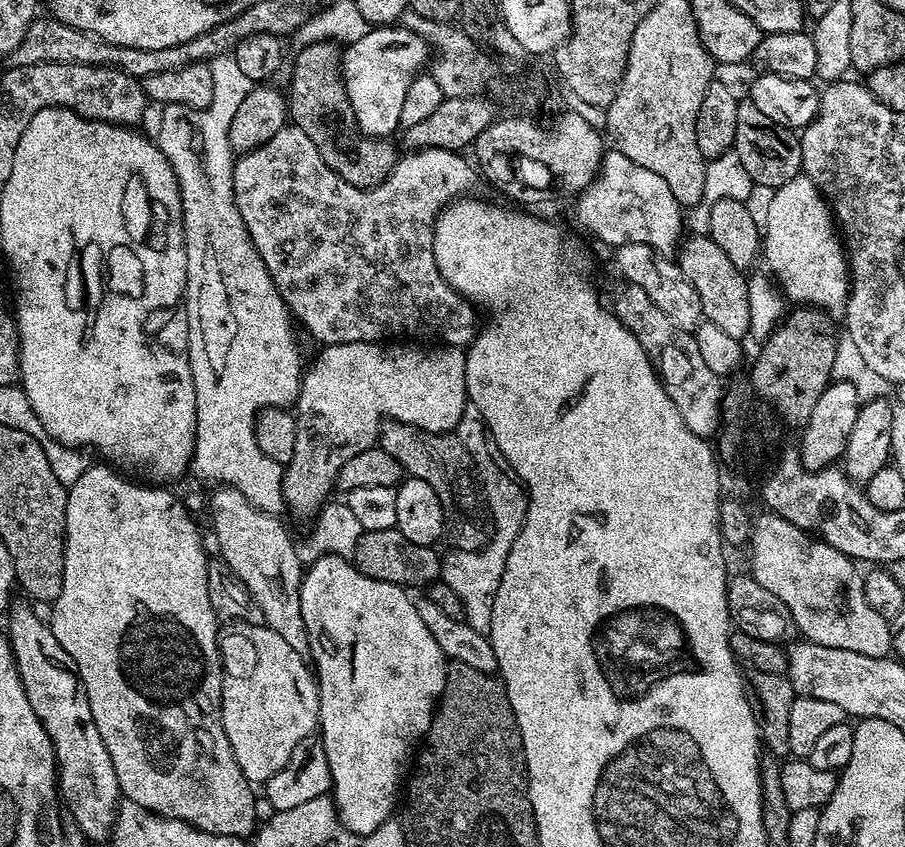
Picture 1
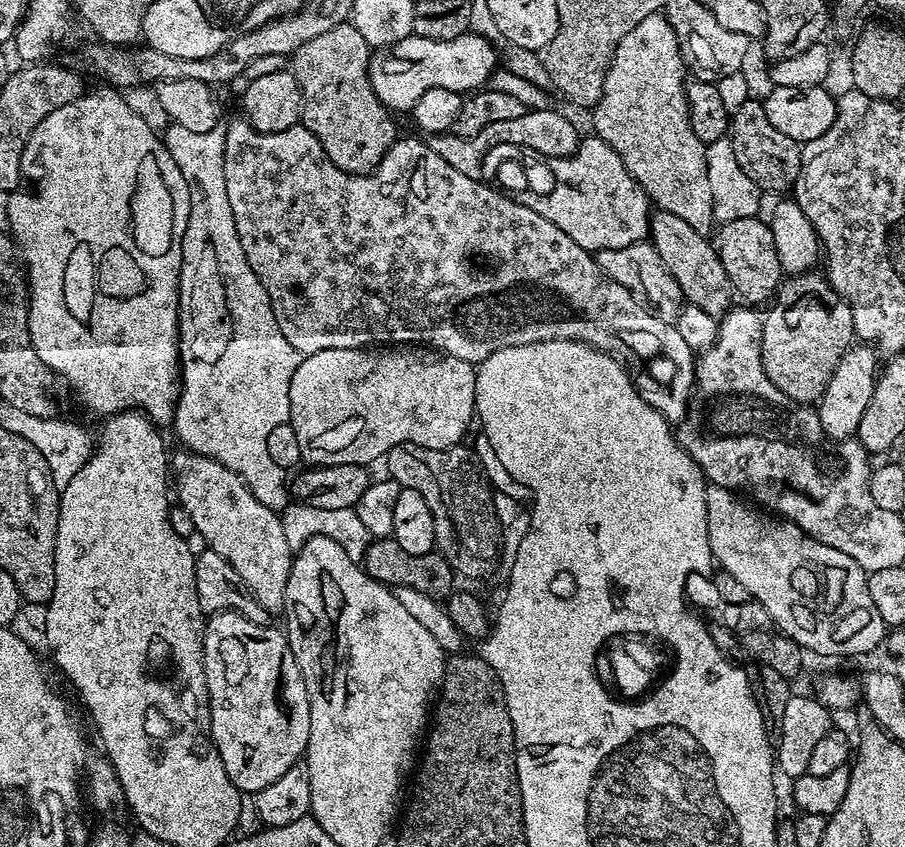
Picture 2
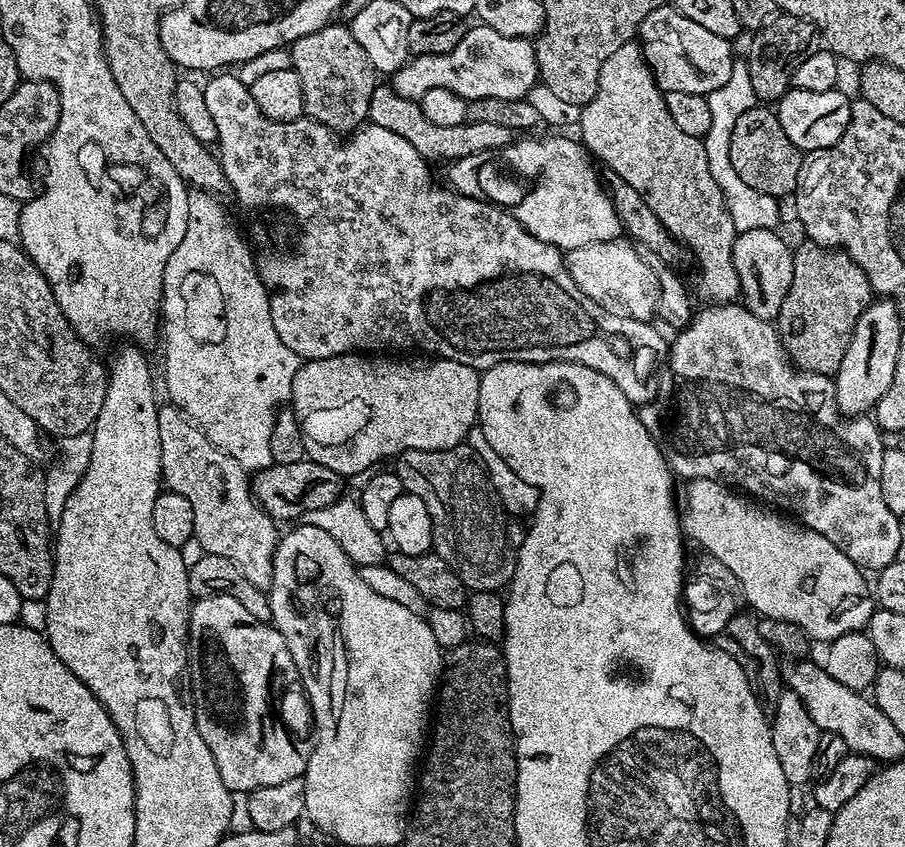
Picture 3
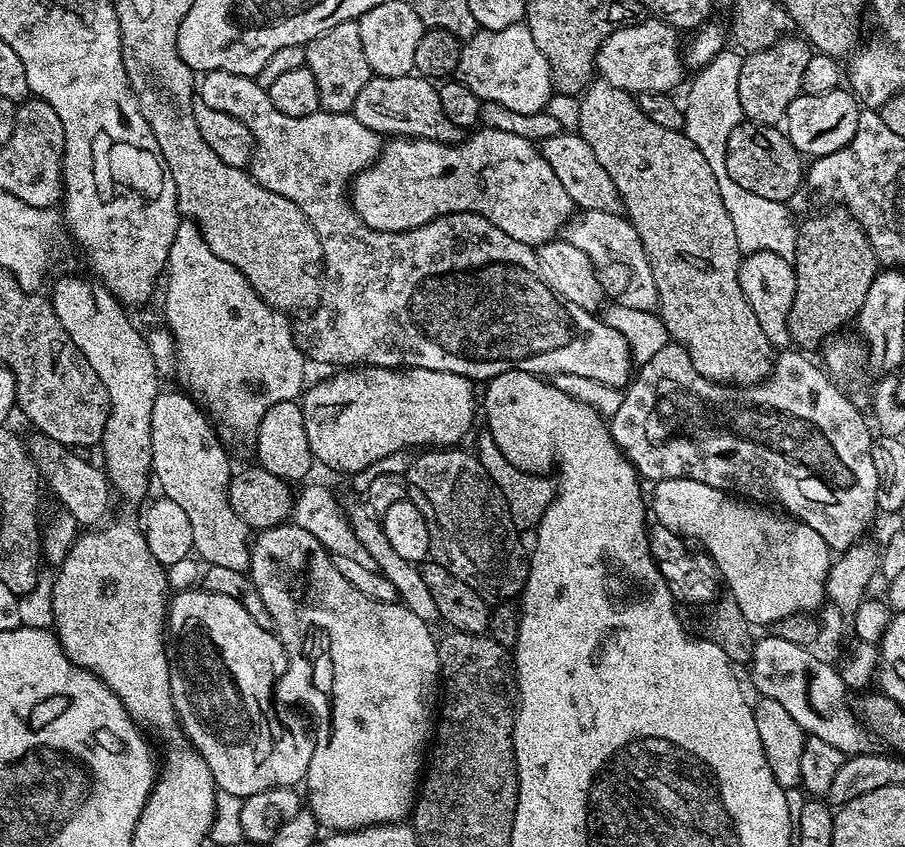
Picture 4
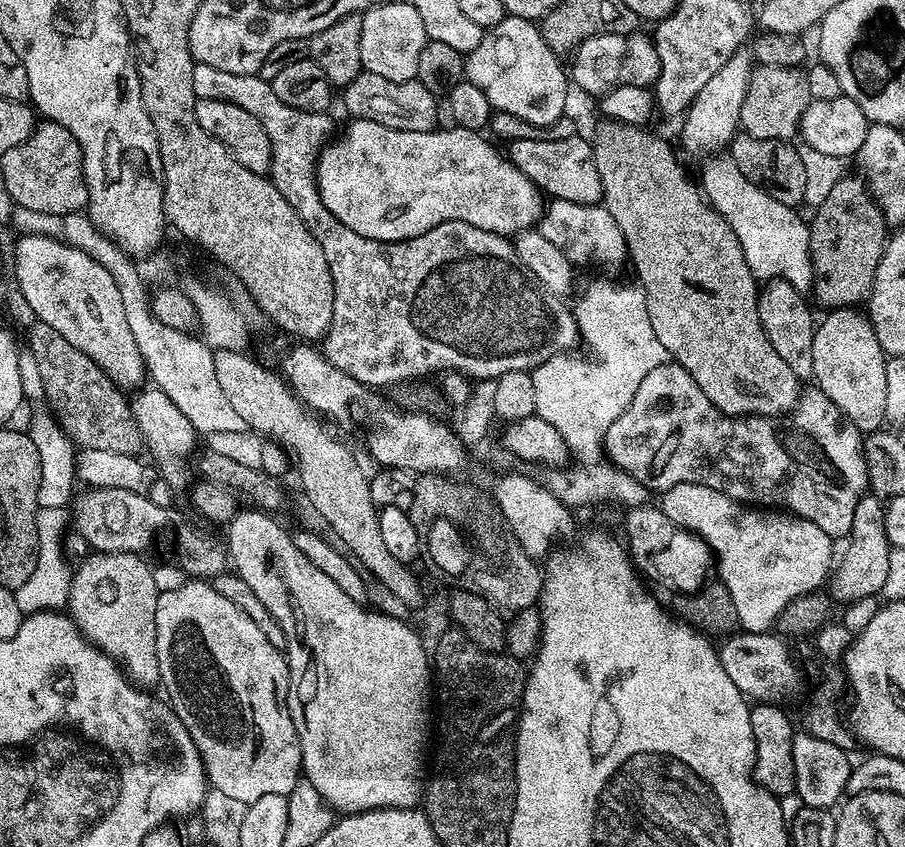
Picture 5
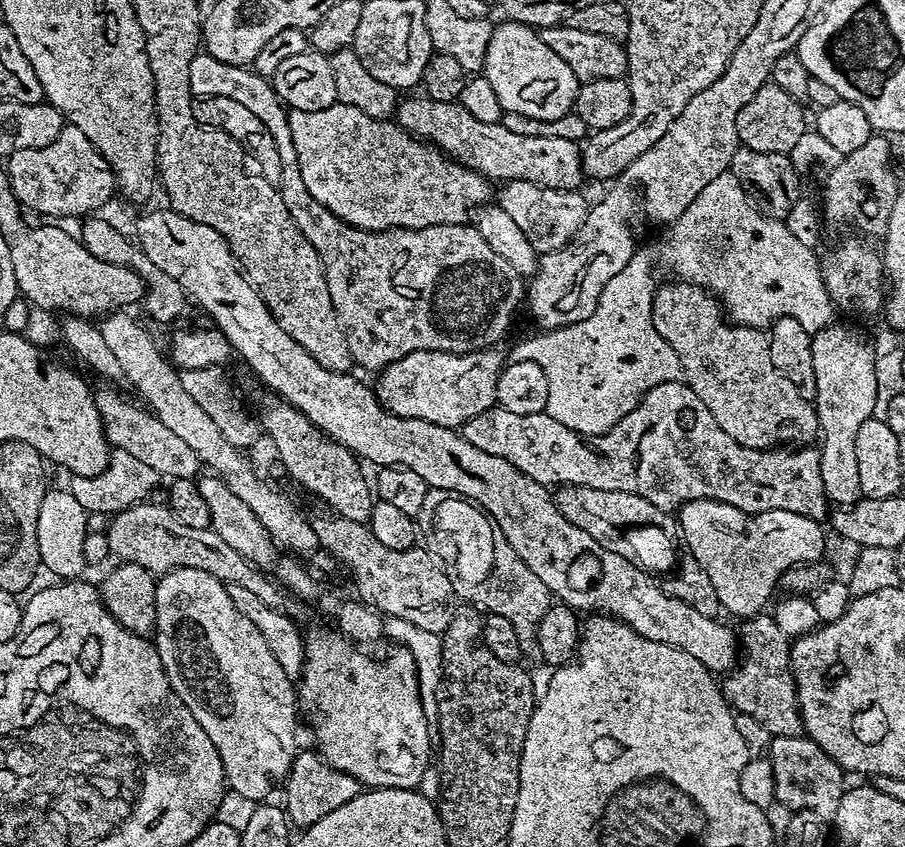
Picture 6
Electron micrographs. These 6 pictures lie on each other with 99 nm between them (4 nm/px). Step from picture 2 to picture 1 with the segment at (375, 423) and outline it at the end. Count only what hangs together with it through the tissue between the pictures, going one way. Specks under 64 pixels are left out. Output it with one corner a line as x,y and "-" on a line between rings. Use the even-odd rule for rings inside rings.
363,340
362,342
350,342
349,344
330,344
323,349
324,353
317,358
312,364
312,369
303,373
300,382
300,396
294,405
294,415
297,424
297,441
294,442
294,454
290,458
284,469
284,502
287,511
293,512
302,519
311,521
317,515
325,504
329,503
331,492
336,488
336,475
342,470
342,466
346,462
350,462
350,458
354,458
354,454
358,454
367,448
377,447
380,438
380,429
385,423
386,418
397,424
409,424
415,428
420,428
423,432
434,432
445,435
455,431
458,420
462,416
462,411
468,403
467,392
465,390
465,351
457,345
436,344
434,348
419,348
416,342
373,342
371,340

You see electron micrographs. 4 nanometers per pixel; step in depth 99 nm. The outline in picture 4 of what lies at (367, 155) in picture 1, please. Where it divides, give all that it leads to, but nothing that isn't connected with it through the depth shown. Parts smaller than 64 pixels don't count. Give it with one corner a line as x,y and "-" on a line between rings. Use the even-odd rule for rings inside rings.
356,20
342,22
303,45
303,50
304,63
318,84
321,109
351,113
362,86
366,86
368,79
374,75
370,62
366,62
366,50
362,50
359,23

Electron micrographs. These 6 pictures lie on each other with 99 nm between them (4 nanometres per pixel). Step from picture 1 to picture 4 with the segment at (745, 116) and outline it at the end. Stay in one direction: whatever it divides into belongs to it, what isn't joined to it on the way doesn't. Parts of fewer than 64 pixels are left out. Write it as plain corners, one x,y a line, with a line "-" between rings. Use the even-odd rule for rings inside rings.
747,118
741,120
730,134
726,146
726,170
730,170
730,178
734,178
742,190
750,190
750,194
759,194
774,202
791,201
791,196
806,180
805,161
790,142
787,131
774,124
759,124

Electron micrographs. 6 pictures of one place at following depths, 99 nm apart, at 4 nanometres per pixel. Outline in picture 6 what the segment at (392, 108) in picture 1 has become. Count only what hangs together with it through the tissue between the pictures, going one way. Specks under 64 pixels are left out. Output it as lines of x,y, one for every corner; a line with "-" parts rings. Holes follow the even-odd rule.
504,20
493,27
490,34
490,46
486,46
482,75
486,78
486,82
490,82
490,87
494,90
494,95
505,112
522,114
526,118
535,120
557,120
567,112
573,111
576,92
581,85
581,81
576,79
574,70
570,70
570,66
566,66
566,62
562,62
562,58
558,58
558,54
554,54
554,50
550,50
546,42
542,42
537,29
513,20

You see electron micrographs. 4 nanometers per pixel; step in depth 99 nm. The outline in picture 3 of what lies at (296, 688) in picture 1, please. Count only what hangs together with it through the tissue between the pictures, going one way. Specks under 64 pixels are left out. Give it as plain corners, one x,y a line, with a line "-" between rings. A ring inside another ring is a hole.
208,596
205,600
196,600
193,603
192,612
188,616
188,662
186,665
187,679
192,679
190,707
196,714
196,725
198,726
198,734
202,734
202,742
206,742
206,746
210,746
210,754
214,754
214,762
218,762
218,774
222,774
222,782
226,782
226,786
233,793
247,794
254,791
255,788
278,786
278,782
290,782
290,778
301,778
308,765
304,761
304,756
300,756
300,758
264,758
264,754
260,754
260,750
258,750
258,712
269,712
272,708
279,709
281,707
279,694
272,692
276,688
276,680
272,676
278,675
279,672
284,676
290,676
290,678
296,676
296,667
290,658
290,650
275,626
254,618
254,614
248,613
246,606
242,606
242,602
229,596

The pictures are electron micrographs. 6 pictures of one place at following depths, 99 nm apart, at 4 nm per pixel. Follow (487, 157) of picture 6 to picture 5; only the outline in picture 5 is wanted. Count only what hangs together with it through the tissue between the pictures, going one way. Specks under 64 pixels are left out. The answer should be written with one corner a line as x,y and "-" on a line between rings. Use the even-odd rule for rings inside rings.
577,134
561,140
513,140
507,145
506,155
514,166
518,166
518,170
522,170
522,174
526,174
526,178
530,178
536,183
536,187
540,189
541,193
566,202
600,204
604,199
604,187
602,178
598,174
596,153
593,145
589,141
587,144
582,136

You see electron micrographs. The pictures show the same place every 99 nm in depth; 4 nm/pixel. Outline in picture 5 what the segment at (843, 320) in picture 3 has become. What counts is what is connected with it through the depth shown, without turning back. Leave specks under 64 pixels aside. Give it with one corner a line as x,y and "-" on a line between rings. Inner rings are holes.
859,175
844,176
836,180
828,188
824,201
816,208
816,217
810,220
808,229
808,250
812,254
812,286
811,295
816,295
818,303
824,310
856,306
872,291
874,274
878,270
878,262
882,258
882,250
886,239
886,225
882,210
876,199
868,191
867,183

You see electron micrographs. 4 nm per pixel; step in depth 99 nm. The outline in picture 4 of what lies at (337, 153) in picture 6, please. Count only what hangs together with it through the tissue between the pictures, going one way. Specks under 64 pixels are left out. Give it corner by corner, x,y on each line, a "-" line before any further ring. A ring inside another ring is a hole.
484,128
473,131
469,136
472,136
469,140
464,138
455,144
389,139
376,163
351,181
352,209
362,218
362,222
366,222
366,226
379,232
405,232
447,212
479,212
506,230
510,238
518,238
518,242
523,244
539,246
557,239
565,225
573,219
574,197
556,173
552,161
533,141
514,134

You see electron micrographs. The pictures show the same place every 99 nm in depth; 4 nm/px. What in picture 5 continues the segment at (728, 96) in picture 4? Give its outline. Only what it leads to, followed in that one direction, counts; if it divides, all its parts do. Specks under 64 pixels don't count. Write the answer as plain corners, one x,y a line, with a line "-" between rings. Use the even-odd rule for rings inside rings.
716,154
711,157
712,160
704,168
704,184
702,183
702,192
706,197
707,203
711,204
725,222
730,226
742,246
742,254
750,266
753,276
761,281
767,282
773,278
785,280
794,286
797,292
804,294
812,286
812,254
808,250
808,229
806,220
799,216
796,208
786,206
778,202
778,198
770,198
766,190
754,186
742,170
734,162
730,154

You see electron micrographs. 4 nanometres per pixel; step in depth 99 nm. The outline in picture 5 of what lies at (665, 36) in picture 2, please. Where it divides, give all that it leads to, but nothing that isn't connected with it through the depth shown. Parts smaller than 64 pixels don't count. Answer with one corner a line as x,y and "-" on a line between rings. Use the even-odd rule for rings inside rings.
604,122
604,125
596,132
594,151
598,174
602,178
602,186
604,187
602,207
608,211
610,218
614,218
614,222
618,222
618,230
622,230
622,238
628,247
628,260
636,267
637,278
635,277
635,279
638,281
639,287
644,289
646,314
650,314
650,326
654,330
654,334
658,334
658,342
662,342
662,346
666,346
669,357
684,367
690,374
690,378
694,378
694,382
698,382
698,386
702,386
702,394
706,394
706,398
710,398
710,402
714,402
714,406
719,412
737,418
746,415
785,415
799,400
800,385
798,386
798,384
800,384
800,378
794,374
794,370
790,370
790,366
786,366
786,362
782,362
782,358
778,358
774,346
770,346
770,342
766,338
766,330
762,326
760,315
756,309
758,280
757,277
753,276
750,266
742,254
742,246
720,213
706,202
701,189
697,185
695,188
688,181
688,176
684,173
684,168
680,165
675,150
666,141
659,140
658,137
651,136
650,133
644,131
648,130
635,124

